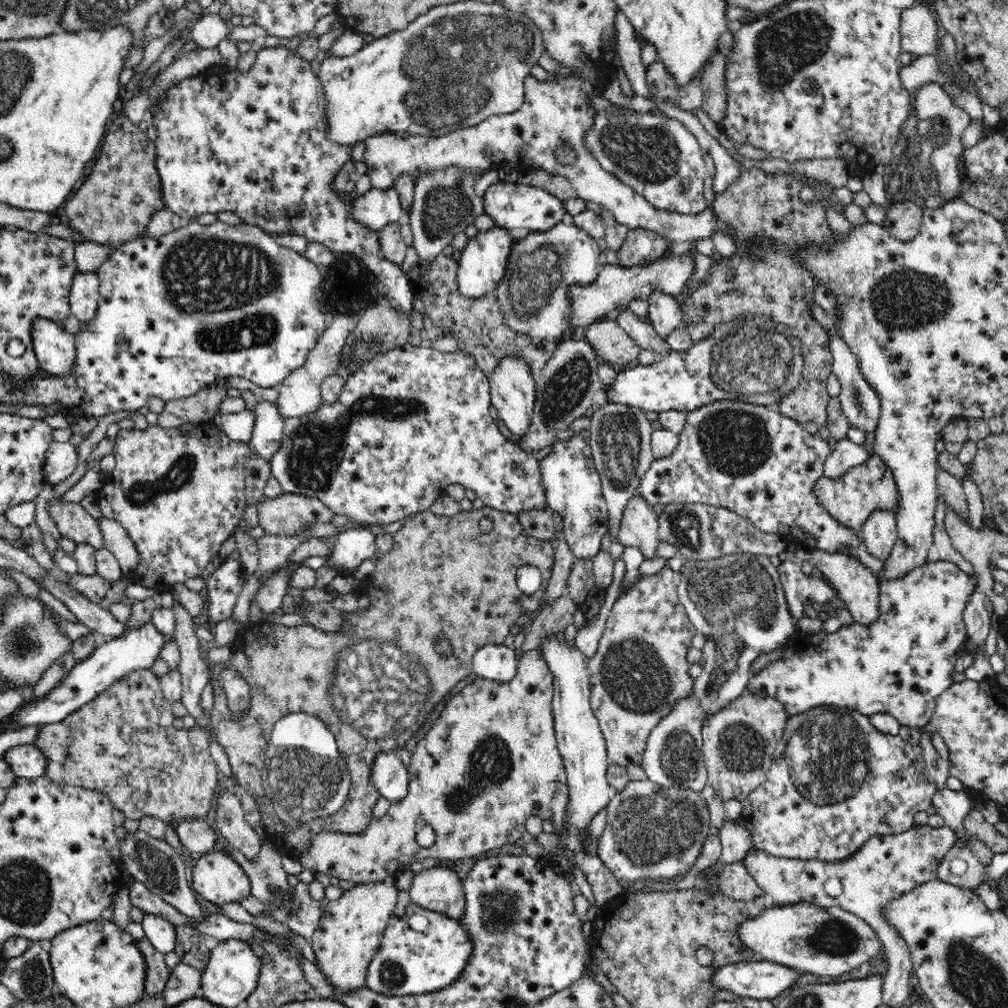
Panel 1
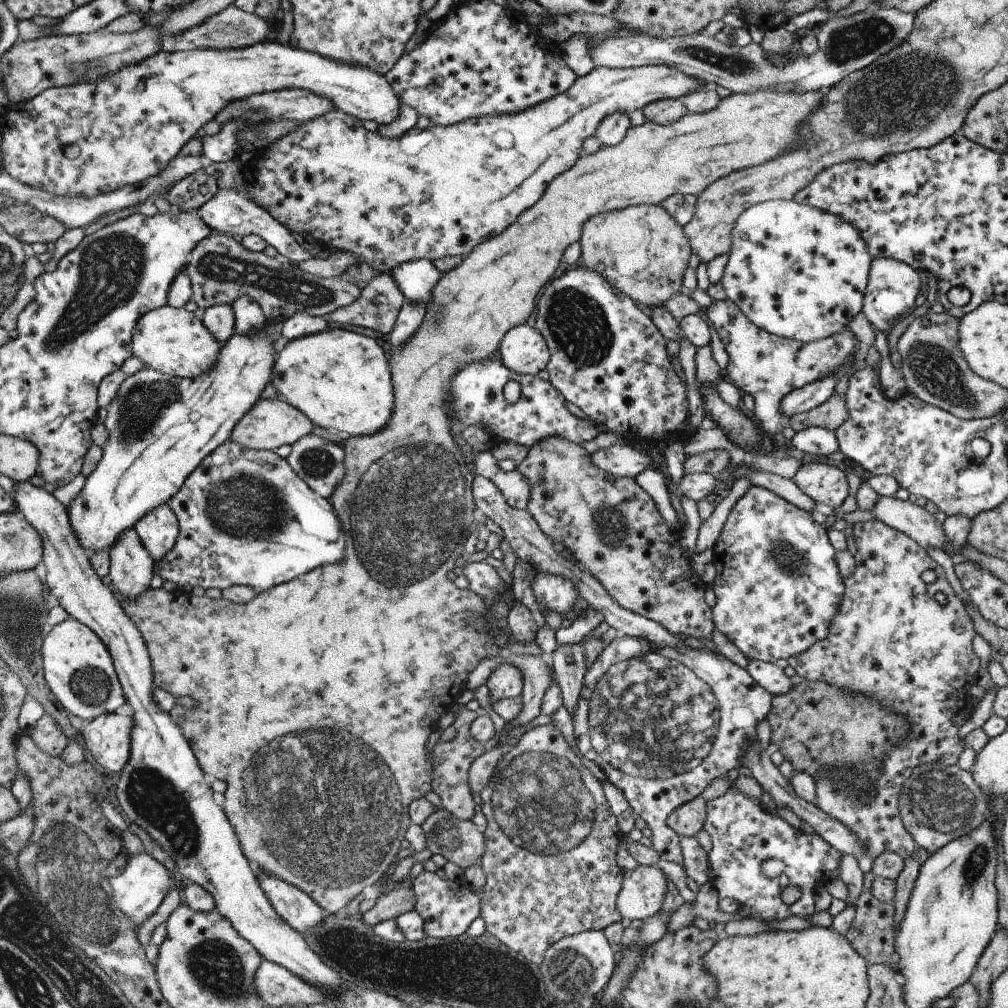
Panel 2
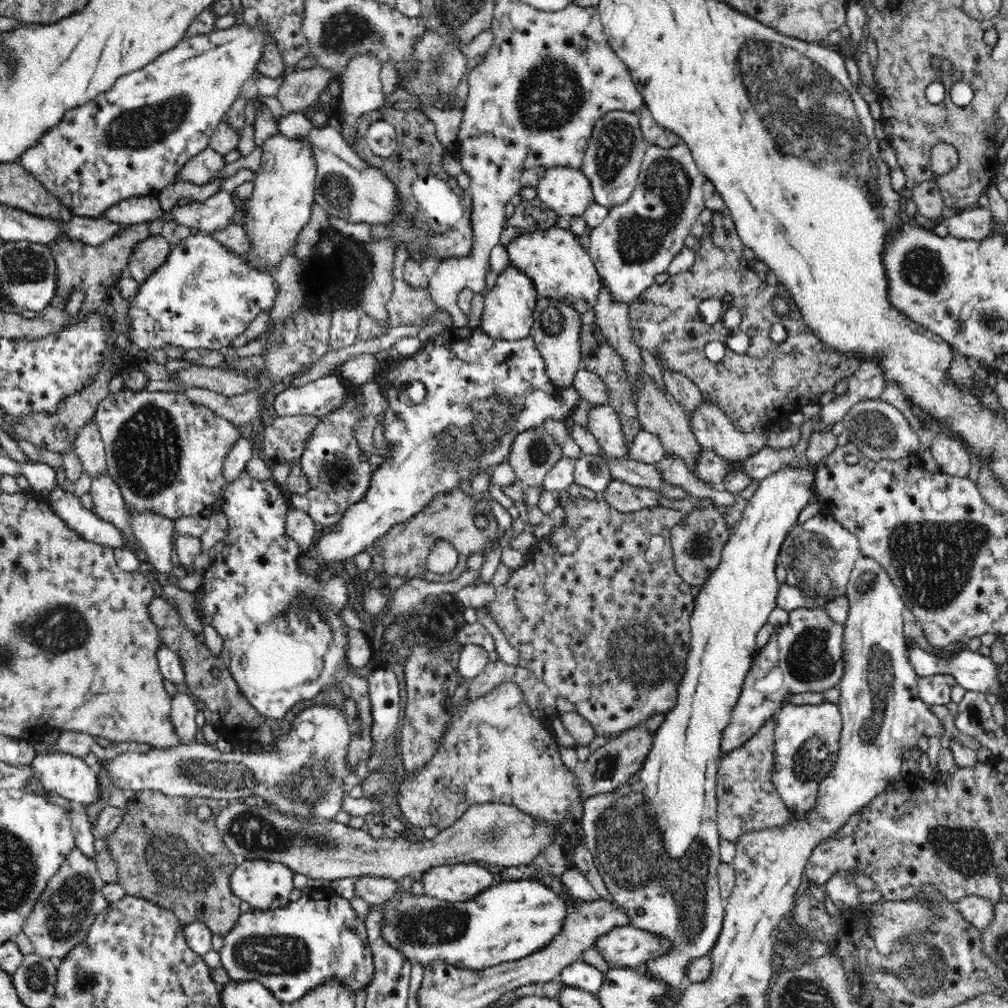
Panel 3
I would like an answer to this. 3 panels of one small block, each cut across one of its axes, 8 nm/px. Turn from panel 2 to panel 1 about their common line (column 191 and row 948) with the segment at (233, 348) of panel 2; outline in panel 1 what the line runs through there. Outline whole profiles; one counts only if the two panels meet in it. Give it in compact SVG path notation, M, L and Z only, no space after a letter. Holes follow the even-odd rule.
M410 903L403 916L389 916L380 947L367 968L366 986L384 996L426 995L442 991L462 978L474 952L474 941L462 921ZM414 914L428 918L425 932L414 931L408 925Z

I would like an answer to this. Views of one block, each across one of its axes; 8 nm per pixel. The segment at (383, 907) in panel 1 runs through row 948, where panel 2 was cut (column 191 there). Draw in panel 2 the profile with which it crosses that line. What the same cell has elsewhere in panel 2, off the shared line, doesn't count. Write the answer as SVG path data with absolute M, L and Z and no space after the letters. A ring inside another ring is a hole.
M168 304L146 313L134 328L133 356L145 367L180 378L198 378L214 370L221 355L222 343L202 325L192 312Z

